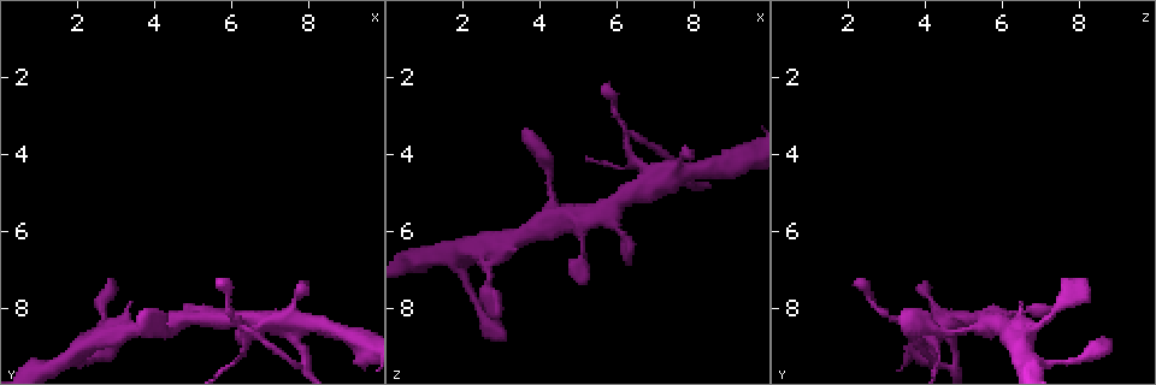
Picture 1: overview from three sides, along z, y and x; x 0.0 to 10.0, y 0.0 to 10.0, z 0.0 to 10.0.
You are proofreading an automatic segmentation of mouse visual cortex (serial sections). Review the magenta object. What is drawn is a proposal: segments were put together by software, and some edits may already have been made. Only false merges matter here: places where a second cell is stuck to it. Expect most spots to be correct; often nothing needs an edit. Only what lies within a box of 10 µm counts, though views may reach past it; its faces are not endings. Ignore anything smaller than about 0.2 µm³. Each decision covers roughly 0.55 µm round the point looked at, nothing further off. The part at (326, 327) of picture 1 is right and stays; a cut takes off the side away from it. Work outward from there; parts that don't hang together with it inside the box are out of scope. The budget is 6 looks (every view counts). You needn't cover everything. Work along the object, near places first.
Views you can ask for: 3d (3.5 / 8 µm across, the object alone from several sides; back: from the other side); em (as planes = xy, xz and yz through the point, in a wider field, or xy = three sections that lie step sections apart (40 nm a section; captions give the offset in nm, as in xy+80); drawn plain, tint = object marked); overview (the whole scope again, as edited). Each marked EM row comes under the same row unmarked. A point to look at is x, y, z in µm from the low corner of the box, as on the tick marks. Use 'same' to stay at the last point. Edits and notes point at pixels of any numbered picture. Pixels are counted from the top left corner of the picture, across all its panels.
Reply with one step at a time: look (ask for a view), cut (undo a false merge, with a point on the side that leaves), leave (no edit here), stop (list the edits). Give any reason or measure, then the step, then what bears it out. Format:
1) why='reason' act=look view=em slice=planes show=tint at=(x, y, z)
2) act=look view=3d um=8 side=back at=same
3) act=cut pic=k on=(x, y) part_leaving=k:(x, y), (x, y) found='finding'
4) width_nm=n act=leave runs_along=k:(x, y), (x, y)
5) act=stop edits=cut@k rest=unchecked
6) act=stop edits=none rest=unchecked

why='three-way junction' act=look view=3d um=3.5 at=(6.85, 8.40, 4.55)

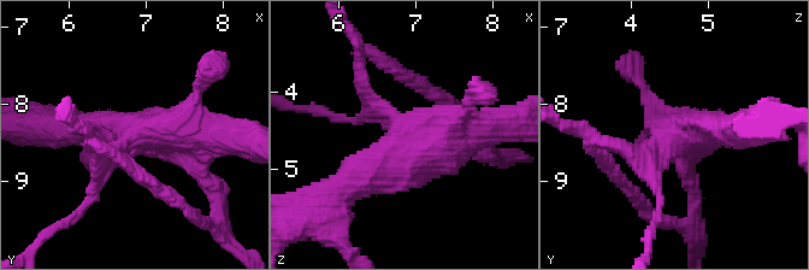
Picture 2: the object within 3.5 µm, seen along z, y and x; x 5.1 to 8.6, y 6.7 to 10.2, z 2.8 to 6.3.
why='now the EM' act=look view=em slice=planes show=tint at=(6.85, 8.45, 4.55)

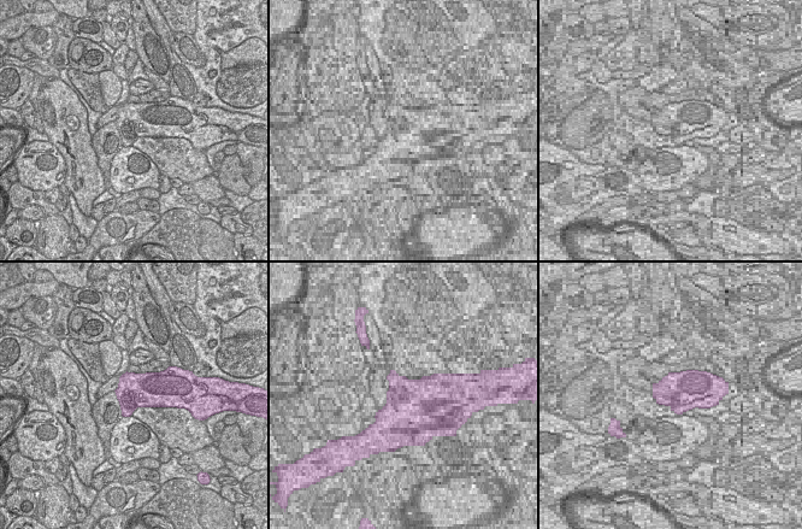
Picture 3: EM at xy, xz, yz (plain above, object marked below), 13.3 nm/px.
act=cut pic=2 on=(96, 177) part_leaving=2:(389, 112), (362, 87), (352, 31) found='two cells meet here'

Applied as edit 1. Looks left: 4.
act=look view=3d um=3.5 side=back at=(4.40, 8.45, 5.35)

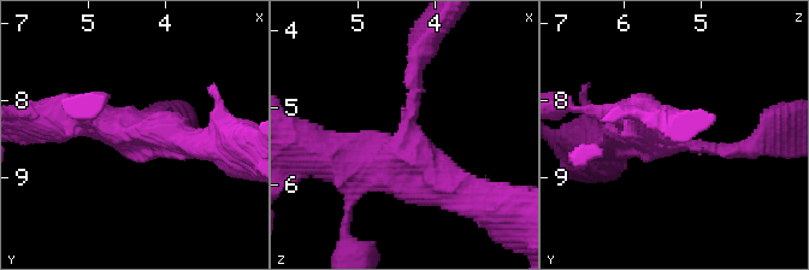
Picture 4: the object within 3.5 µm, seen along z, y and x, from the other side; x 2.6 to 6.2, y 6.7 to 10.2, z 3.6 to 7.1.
arms=3 arm_widths_nm=150,400,400 why='need the tissue' act=look view=em slice=xy step=5 show=tint at=same

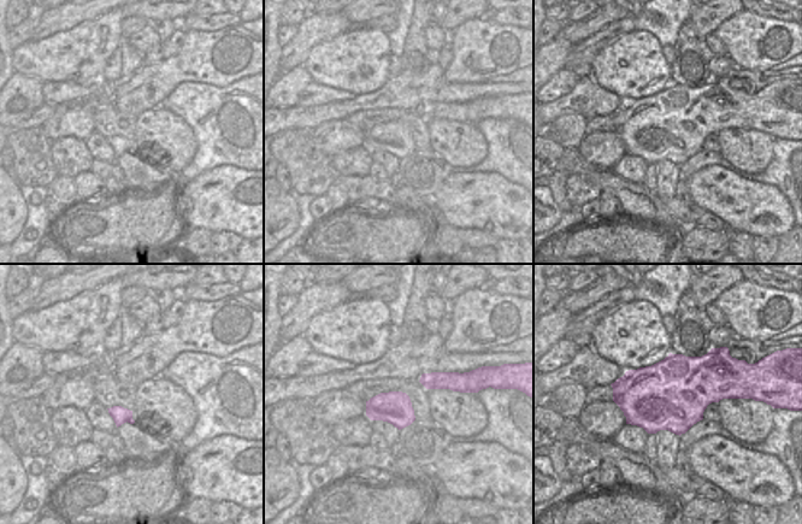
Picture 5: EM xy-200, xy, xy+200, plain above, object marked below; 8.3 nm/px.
act=leave runs_along=4:(331, 158), (415, 158), (474, 199) found='continuous, no second cell'

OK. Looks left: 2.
why='branch point' act=look view=3d um=3.5 at=(2.80, 8.70, 6.45)

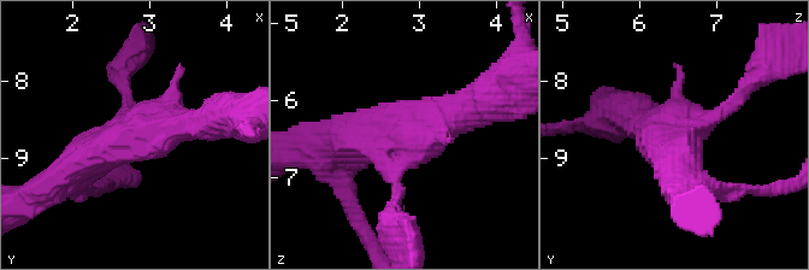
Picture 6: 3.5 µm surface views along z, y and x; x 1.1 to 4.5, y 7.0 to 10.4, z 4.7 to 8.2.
why='need the tissue' act=look view=em slice=planes show=tint at=(2.80, 8.70, 6.40)

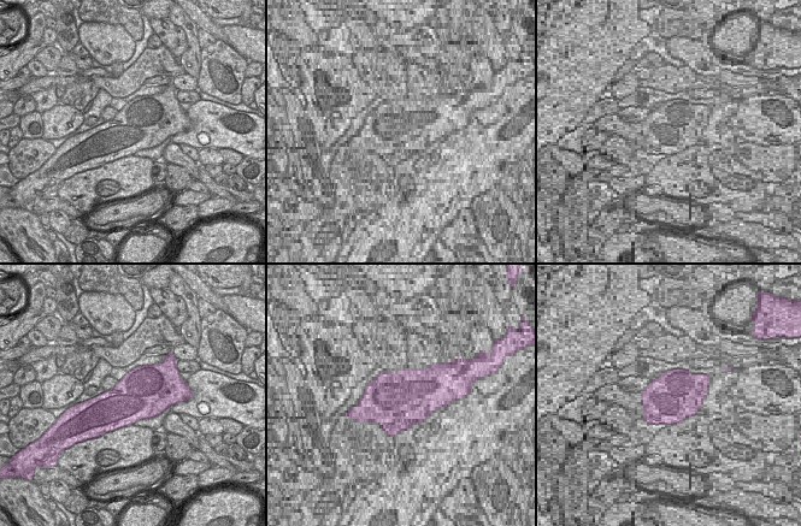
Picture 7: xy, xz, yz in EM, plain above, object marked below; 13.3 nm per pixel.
act=leave found='continuous, no second cell'

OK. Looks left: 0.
act=stop edits=cut@2 rest=unchecked

